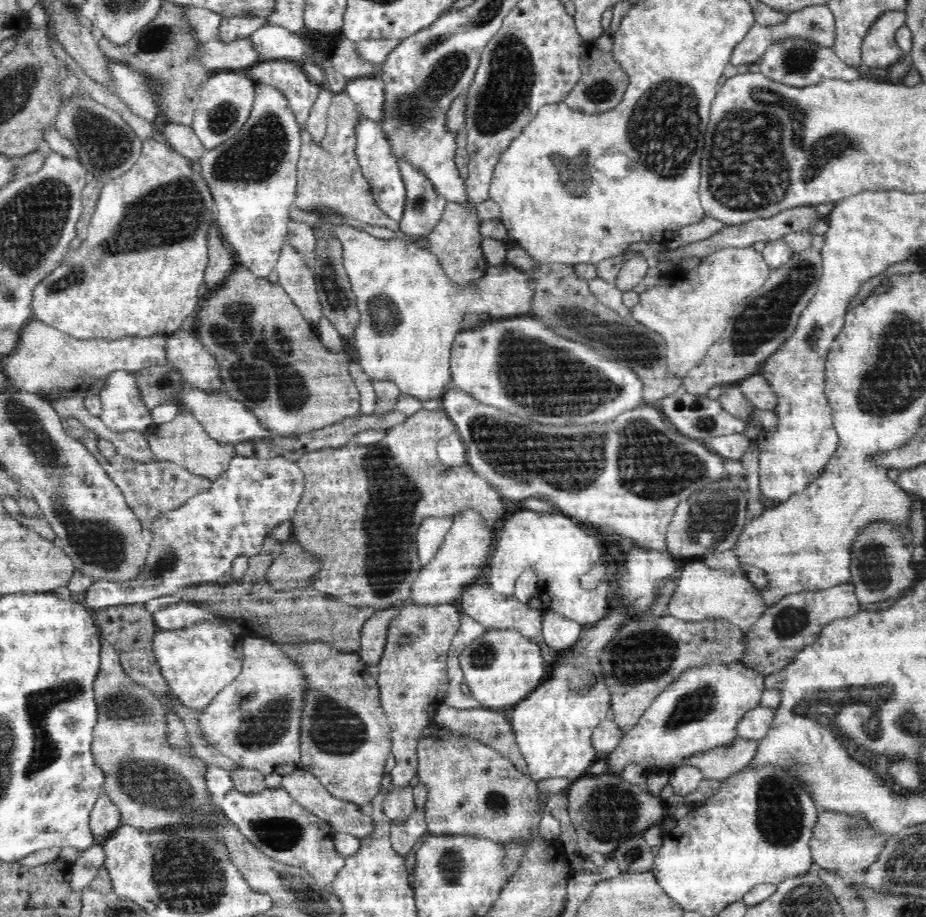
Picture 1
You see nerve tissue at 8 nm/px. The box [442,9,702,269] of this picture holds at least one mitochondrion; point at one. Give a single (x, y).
(506, 94)

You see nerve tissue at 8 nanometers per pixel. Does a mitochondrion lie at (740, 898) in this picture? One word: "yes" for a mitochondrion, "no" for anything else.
no

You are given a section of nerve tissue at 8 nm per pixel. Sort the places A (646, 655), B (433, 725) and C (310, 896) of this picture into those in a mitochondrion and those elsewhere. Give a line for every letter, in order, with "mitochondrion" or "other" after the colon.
A: mitochondrion
B: other
C: mitochondrion

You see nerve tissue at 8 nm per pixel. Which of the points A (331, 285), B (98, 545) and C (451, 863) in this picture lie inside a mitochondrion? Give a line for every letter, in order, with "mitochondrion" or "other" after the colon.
A: mitochondrion
B: mitochondrion
C: mitochondrion

